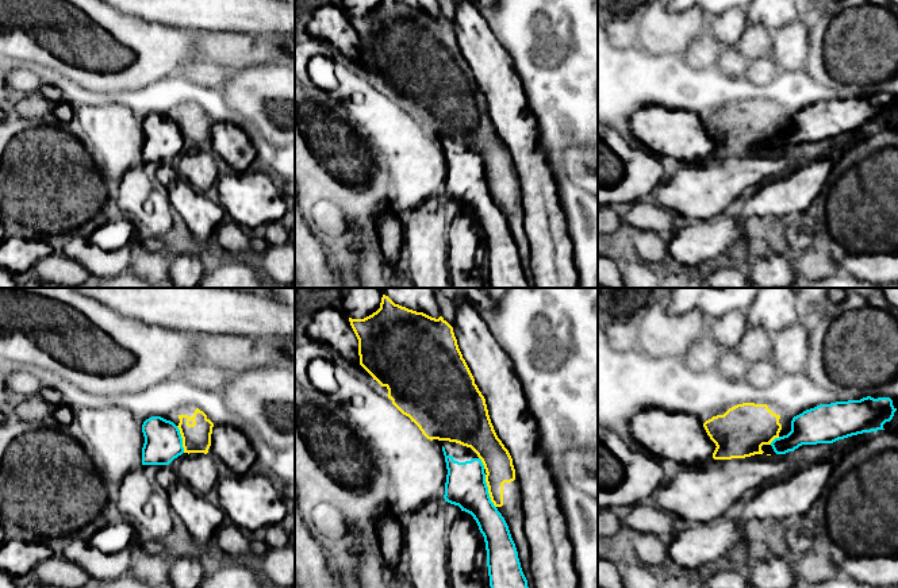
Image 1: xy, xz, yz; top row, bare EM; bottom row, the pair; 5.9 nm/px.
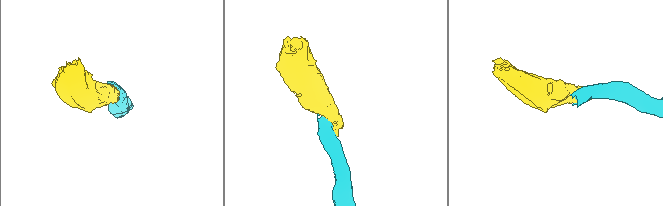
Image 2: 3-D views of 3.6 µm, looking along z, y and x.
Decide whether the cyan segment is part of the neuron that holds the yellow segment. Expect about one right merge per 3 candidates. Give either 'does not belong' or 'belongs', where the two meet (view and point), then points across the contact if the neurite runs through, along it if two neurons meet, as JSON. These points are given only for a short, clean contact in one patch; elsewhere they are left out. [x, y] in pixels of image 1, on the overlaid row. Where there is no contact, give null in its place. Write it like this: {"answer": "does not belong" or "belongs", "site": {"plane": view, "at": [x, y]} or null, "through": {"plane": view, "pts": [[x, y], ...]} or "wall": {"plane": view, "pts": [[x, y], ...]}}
{"answer": "does not belong", "site": {"plane": "xz", "at": [488, 491]}, "wall": {"plane": "xz", "pts": [[484, 475], [487, 492], [495, 507]]}}

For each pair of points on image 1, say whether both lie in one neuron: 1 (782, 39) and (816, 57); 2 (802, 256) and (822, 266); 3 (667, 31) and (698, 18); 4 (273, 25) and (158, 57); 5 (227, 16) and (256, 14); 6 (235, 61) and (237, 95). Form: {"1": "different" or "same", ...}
{"1": "different", "2": "same", "3": "same", "4": "different", "5": "same", "6": "different"}

